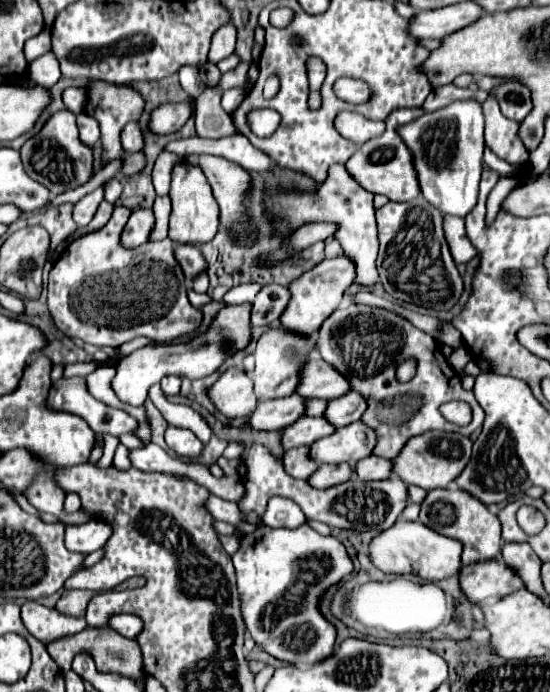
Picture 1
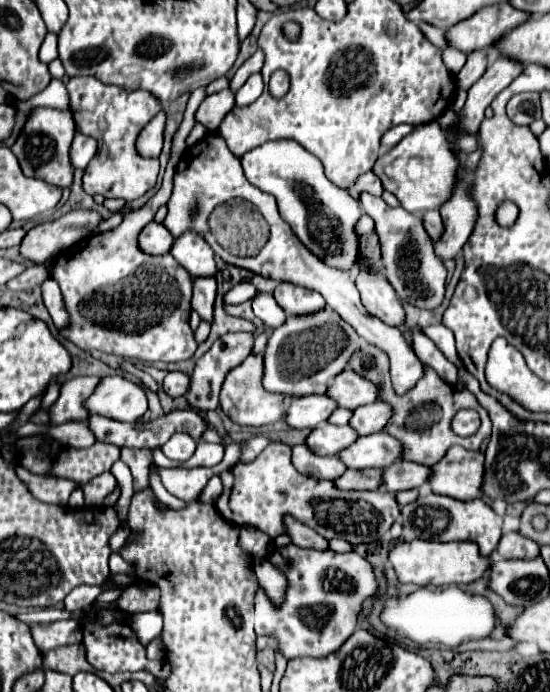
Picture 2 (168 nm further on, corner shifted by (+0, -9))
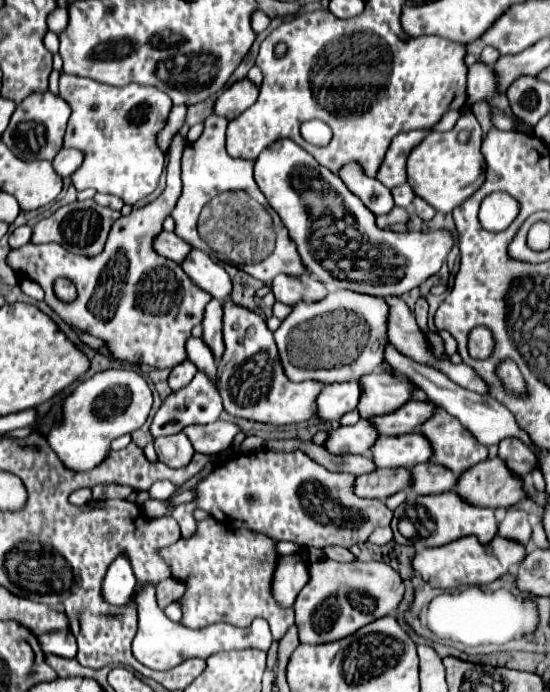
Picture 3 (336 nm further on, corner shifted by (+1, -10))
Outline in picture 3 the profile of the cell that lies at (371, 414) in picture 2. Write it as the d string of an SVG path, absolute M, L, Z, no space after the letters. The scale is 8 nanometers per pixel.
M411 401L407 407L401 407L399 411L393 411L391 415L383 415L383 419L371 419L375 427L379 427L381 435L401 435L401 433L413 433L417 431L429 417L433 417L437 405L427 401Z

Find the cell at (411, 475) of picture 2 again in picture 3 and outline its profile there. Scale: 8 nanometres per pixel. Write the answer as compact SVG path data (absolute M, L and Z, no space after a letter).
M423 463L419 467L413 467L411 473L415 475L413 489L421 495L451 491L451 489L455 489L455 483L459 479L451 469L447 469L439 463Z

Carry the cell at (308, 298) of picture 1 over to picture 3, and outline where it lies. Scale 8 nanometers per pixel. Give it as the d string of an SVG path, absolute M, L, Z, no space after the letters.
M277 275L273 279L273 293L277 301L285 305L297 305L299 301L319 301L327 295L327 289L323 283L319 283L313 275Z

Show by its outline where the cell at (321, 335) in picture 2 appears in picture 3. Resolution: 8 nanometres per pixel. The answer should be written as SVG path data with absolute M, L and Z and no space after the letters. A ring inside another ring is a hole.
M333 291L315 303L297 303L275 331L281 363L291 381L315 379L325 385L369 375L385 361L389 305L383 297ZM311 323L311 329L309 329Z

